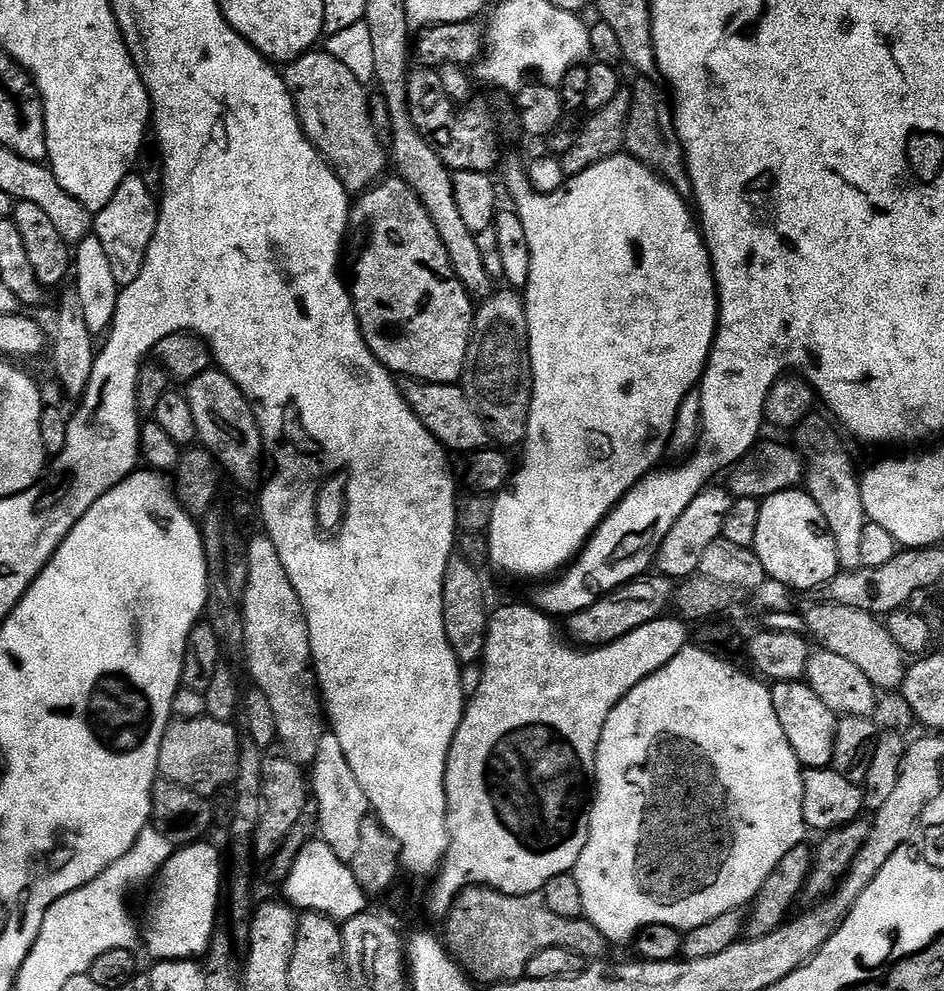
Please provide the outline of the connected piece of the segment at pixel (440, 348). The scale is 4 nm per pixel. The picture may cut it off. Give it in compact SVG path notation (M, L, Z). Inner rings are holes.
M392 174L381 179L379 184L368 189L359 197L360 200L351 205L350 216L353 221L368 220L368 241L364 244L364 249L360 252L360 257L356 260L356 269L350 276L350 291L356 305L356 316L360 320L360 328L364 331L364 341L370 346L370 350L382 362L389 372L400 378L410 380L425 380L427 384L456 384L463 377L464 363L468 361L468 347L472 341L472 325L474 323L474 301L462 286L462 282L454 274L454 266L450 262L450 254L446 254L446 246L438 234L438 226L430 218L426 206L410 190L410 186L399 176Z

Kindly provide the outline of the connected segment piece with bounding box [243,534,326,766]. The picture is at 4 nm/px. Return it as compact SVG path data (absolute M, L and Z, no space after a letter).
M259 534L252 541L247 541L248 565L250 578L246 586L244 599L244 651L248 656L248 672L252 675L252 684L266 694L270 706L274 709L274 720L278 722L278 740L285 744L293 760L301 765L311 765L318 754L318 742L322 742L326 731L326 713L316 683L316 670L312 666L310 650L310 634L308 623L302 610L302 602L294 590L294 582L290 582L290 574L286 574L286 566L282 566L282 558L278 555L278 546L266 534Z

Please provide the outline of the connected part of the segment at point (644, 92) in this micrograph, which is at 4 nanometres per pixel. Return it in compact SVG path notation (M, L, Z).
M650 78L637 79L635 86L631 87L631 112L628 115L626 138L624 139L625 151L627 155L640 160L647 165L652 171L659 173L669 184L673 185L680 195L686 196L691 193L691 181L688 178L687 164L685 162L684 147L681 140L678 138L675 113L665 94L653 83Z

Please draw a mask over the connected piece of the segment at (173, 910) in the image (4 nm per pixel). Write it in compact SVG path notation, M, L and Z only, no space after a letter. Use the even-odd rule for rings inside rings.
M197 842L194 844L186 844L177 847L172 853L164 867L158 873L158 881L160 880L160 901L152 908L152 921L148 924L148 952L153 957L153 961L159 962L162 960L196 960L203 957L205 953L211 949L212 938L217 935L218 928L216 928L216 915L220 912L220 852L214 845L209 842Z

